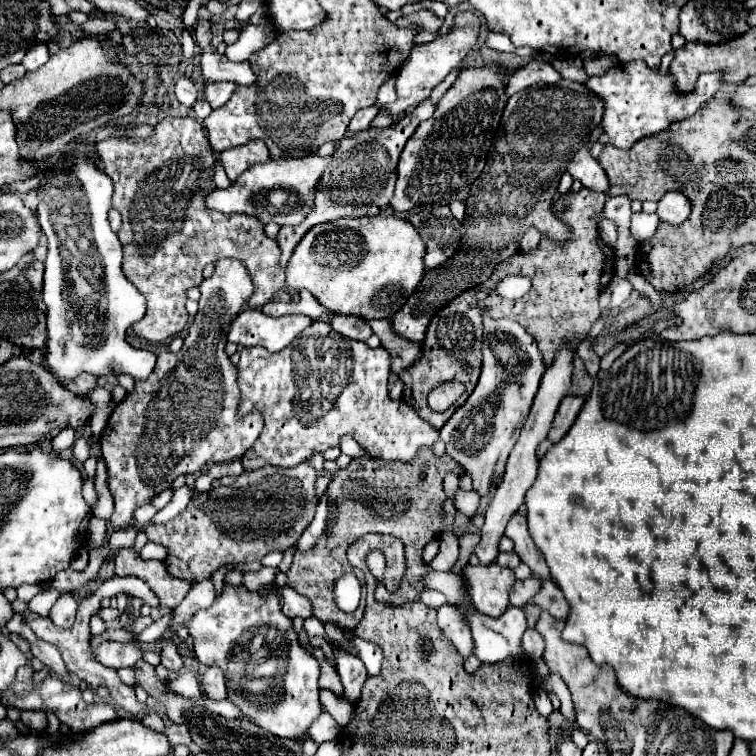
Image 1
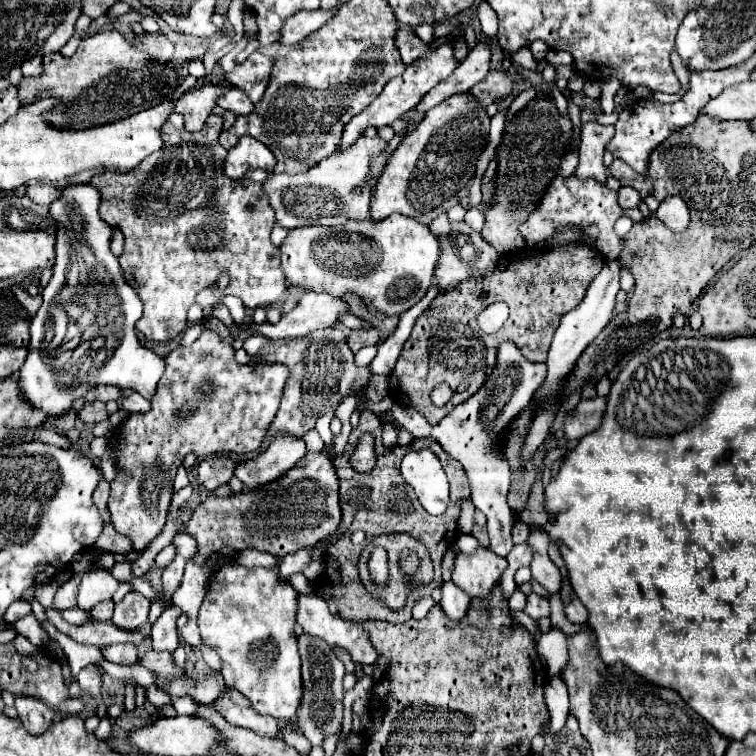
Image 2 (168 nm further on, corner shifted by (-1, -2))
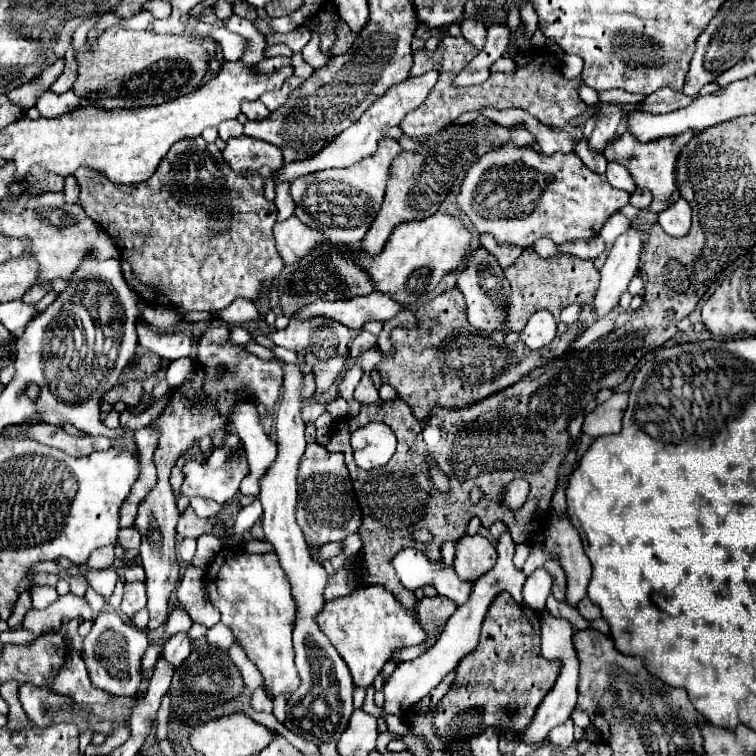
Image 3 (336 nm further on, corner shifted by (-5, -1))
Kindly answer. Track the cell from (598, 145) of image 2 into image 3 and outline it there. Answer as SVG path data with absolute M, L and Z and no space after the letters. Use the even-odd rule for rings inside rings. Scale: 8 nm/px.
M447 32L441 34L441 42L437 46L435 52L429 50L417 50L413 54L413 76L419 76L427 70L433 68L433 60L441 58L441 66L439 66L439 80L435 84L435 88L431 90L431 94L427 96L427 100L421 104L419 110L409 112L403 120L401 120L401 130L409 136L409 138L427 138L433 136L435 132L443 130L447 124L451 124L453 120L457 120L461 114L471 112L471 110L481 110L481 108L495 108L495 110L505 110L505 108L523 108L529 114L533 114L541 124L547 124L552 127L564 127L572 119L581 115L585 111L597 116L597 126L591 132L589 138L589 148L595 152L603 152L607 142L611 138L615 138L619 122L621 122L621 106L615 104L607 104L599 109L593 109L591 106L583 104L577 96L577 88L581 86L581 80L565 80L559 74L559 60L551 54L545 52L535 52L533 60L529 66L525 68L517 68L515 74L491 74L487 82L483 82L481 86L471 86L471 88L457 88L453 86L453 78L457 76L457 72L461 70L461 56L475 56L477 48L467 42L463 36L451 36ZM547 64L553 64L553 68L549 68Z

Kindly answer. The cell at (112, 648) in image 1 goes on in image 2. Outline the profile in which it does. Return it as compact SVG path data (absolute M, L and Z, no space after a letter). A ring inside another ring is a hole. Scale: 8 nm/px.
M149 651L147 653L147 667L159 679L177 679L183 675L183 669L179 665L175 665L173 653L167 653L167 651Z

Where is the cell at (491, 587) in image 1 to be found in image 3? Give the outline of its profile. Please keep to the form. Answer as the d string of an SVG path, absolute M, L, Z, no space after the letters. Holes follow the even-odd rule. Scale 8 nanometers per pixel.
M463 536L457 544L455 556L455 572L461 580L475 582L479 576L487 574L497 560L497 550L491 540L485 536Z

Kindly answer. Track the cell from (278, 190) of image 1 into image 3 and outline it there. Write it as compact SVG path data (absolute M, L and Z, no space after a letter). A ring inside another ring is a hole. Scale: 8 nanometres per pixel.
M383 138L375 156L367 156L351 168L313 172L311 176L293 180L289 192L295 202L295 216L299 216L303 224L327 232L327 236L331 236L333 240L351 244L361 242L381 208L385 182L389 176L389 164L397 154L401 154L401 146L397 144L397 140Z

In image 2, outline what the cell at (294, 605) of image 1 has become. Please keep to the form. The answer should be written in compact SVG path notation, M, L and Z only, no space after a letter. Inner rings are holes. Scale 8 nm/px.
M299 595L297 623L303 627L305 633L311 633L311 635L317 635L317 637L325 639L331 647L341 647L341 649L349 651L351 661L361 665L361 667L373 665L377 661L377 657L379 657L379 653L371 645L369 633L363 629L363 621L347 621L347 619L341 619L339 615L333 615L329 611L325 599L319 597L319 595Z

